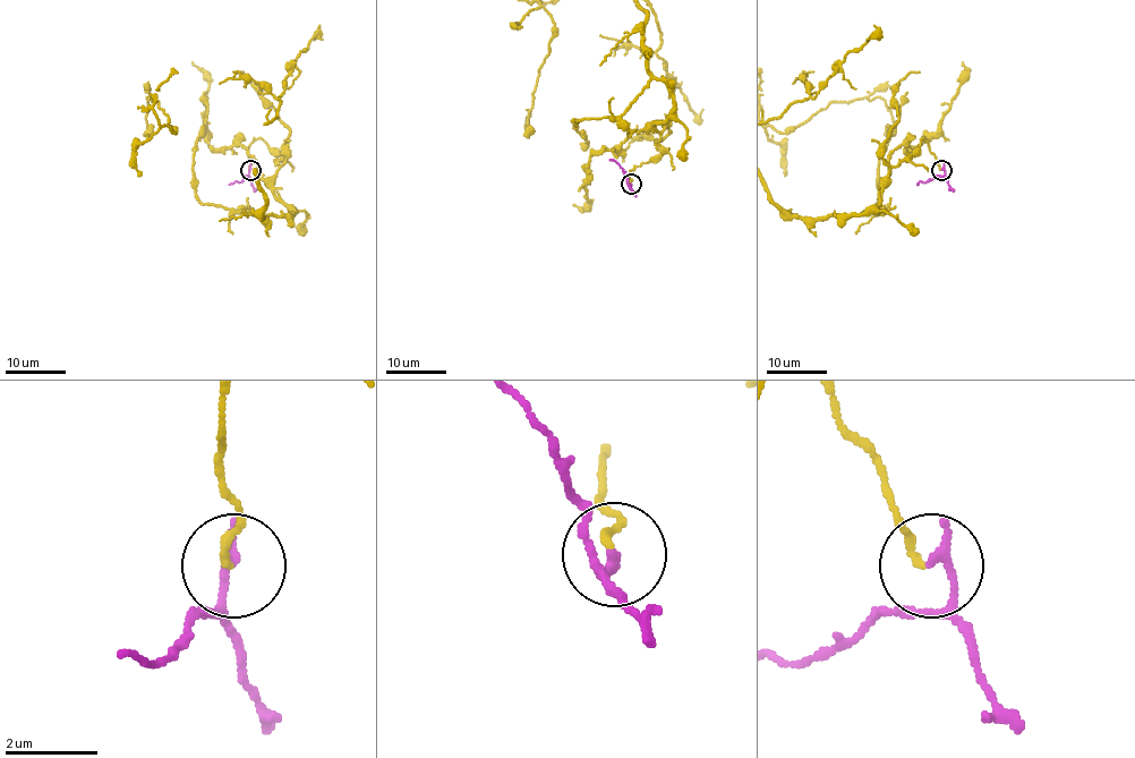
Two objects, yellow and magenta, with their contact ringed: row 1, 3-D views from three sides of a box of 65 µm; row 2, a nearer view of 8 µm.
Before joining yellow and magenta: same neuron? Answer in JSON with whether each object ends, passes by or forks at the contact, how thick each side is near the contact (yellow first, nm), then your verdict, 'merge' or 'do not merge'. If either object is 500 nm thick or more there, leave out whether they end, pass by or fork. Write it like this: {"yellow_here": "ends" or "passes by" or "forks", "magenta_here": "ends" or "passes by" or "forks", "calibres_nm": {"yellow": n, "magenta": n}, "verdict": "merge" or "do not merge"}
{"yellow_here": "ends", "magenta_here": "ends", "calibres_nm": {"yellow": 170, "magenta": 240}, "verdict": "do not merge"}

